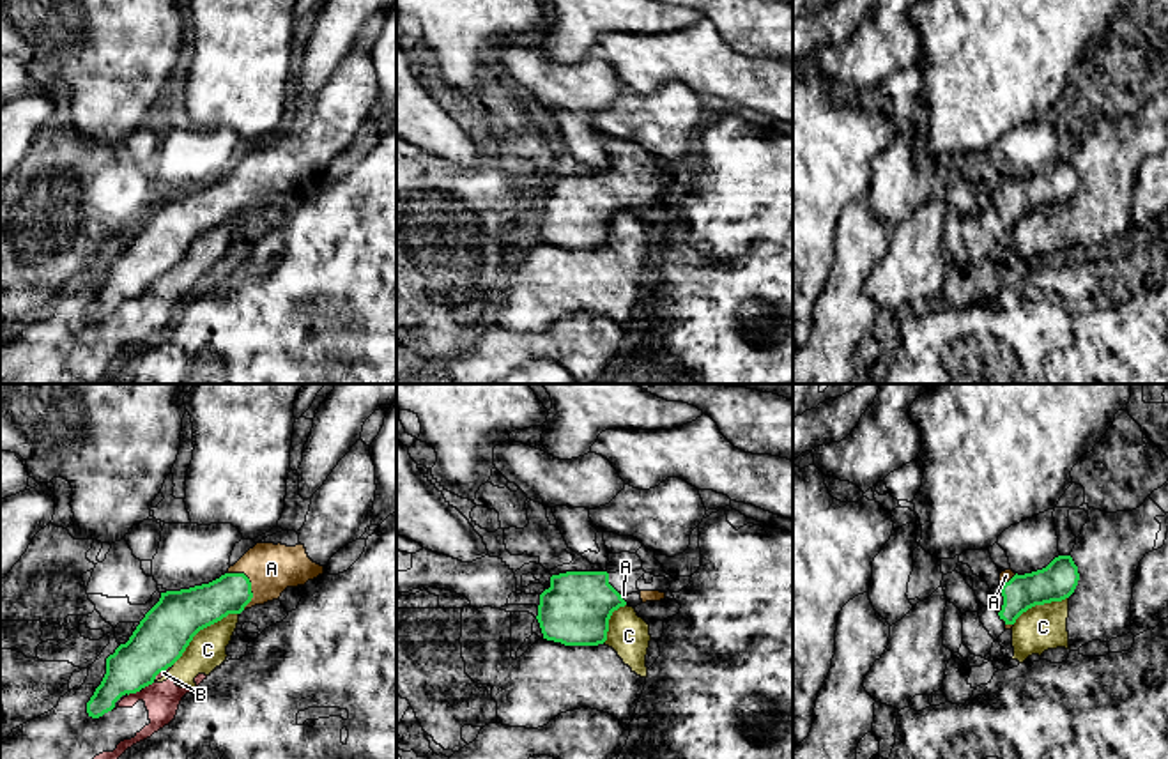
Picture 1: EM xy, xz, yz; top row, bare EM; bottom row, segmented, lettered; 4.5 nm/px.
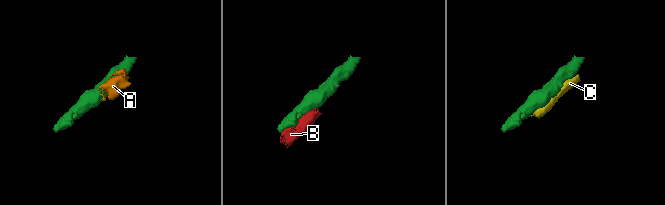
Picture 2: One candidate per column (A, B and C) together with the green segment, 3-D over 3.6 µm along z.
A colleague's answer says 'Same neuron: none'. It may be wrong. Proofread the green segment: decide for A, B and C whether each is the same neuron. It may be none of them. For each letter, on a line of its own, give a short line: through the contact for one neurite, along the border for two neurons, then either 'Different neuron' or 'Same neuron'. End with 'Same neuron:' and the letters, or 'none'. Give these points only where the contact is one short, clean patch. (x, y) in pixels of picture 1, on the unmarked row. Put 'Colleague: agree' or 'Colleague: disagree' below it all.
A: Same neuron
B: Different neuron
C: Different neuron
Same neuron: A
Colleague: disagree

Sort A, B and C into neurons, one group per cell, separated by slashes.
A / B C

